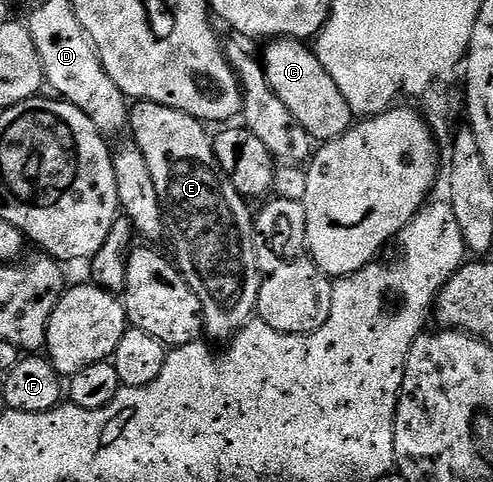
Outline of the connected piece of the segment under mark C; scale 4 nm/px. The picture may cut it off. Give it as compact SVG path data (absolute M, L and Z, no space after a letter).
M275 38L265 44L266 52L260 55L262 68L266 71L268 85L288 105L288 113L309 133L311 140L329 141L338 139L350 130L352 112L348 101L336 89L336 81L328 77L328 69L320 65L317 55L303 40Z

